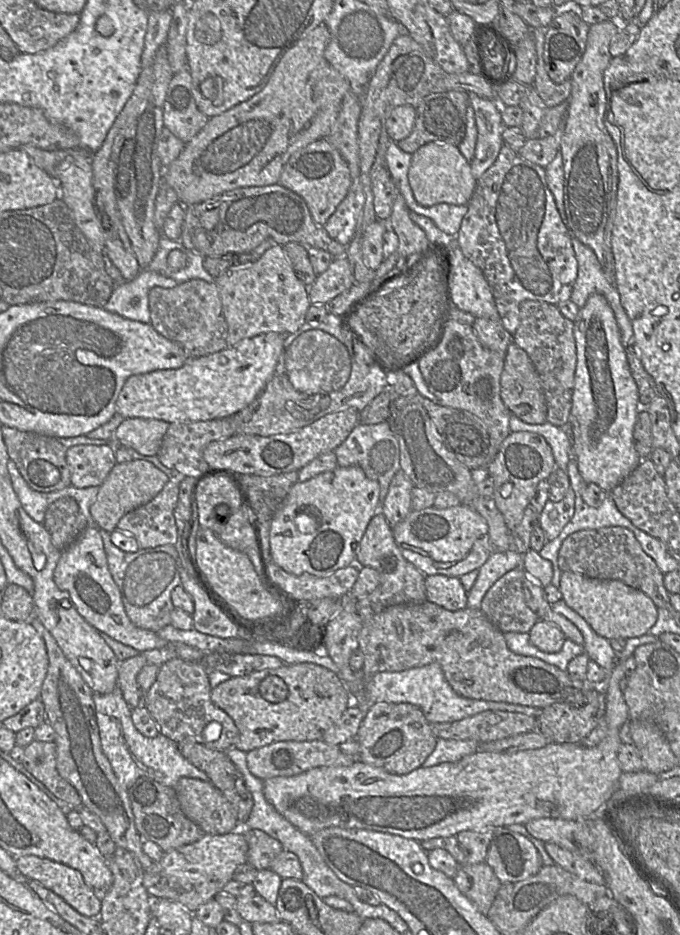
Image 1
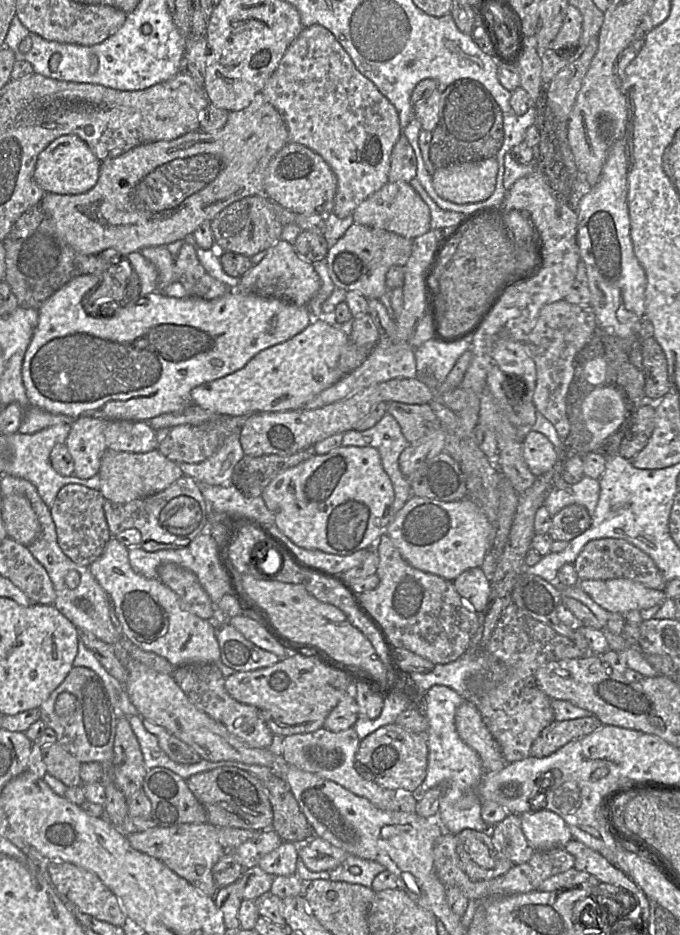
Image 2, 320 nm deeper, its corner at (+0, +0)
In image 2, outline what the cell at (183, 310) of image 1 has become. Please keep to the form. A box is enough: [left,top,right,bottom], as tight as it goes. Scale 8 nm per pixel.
[175,244,230,300]

